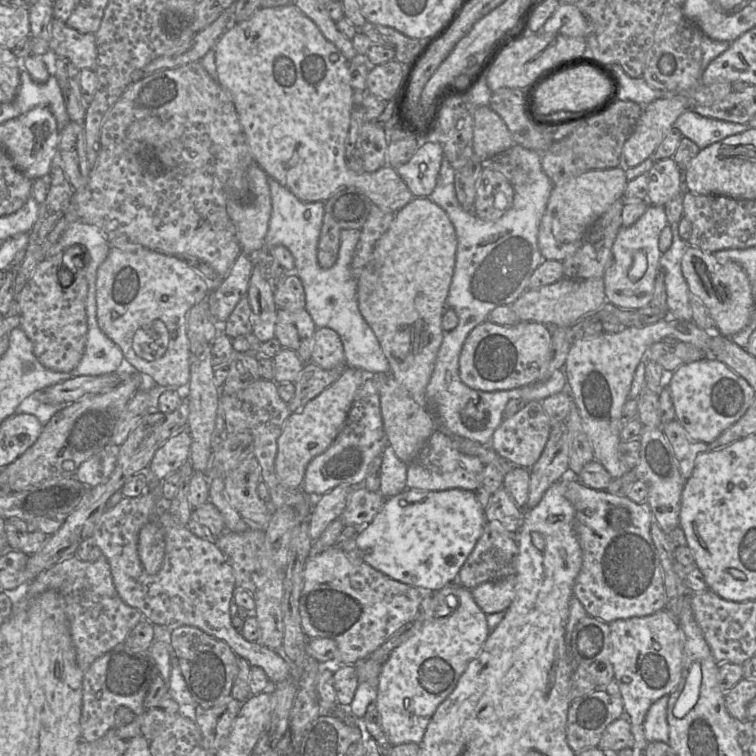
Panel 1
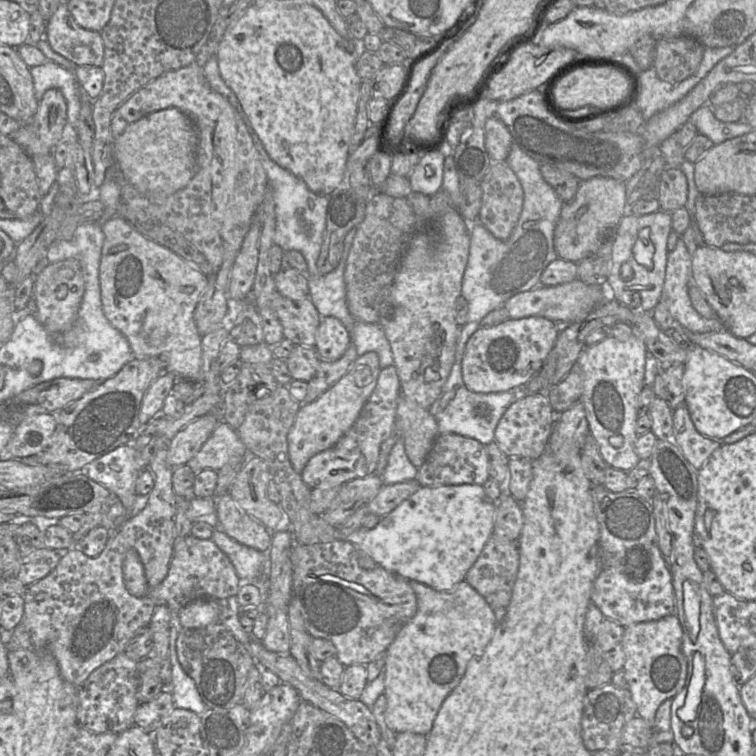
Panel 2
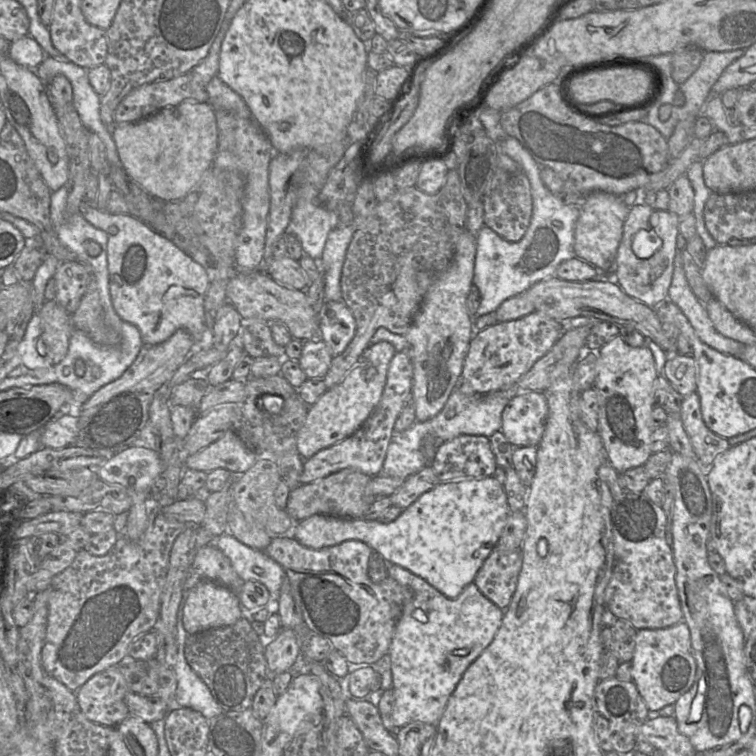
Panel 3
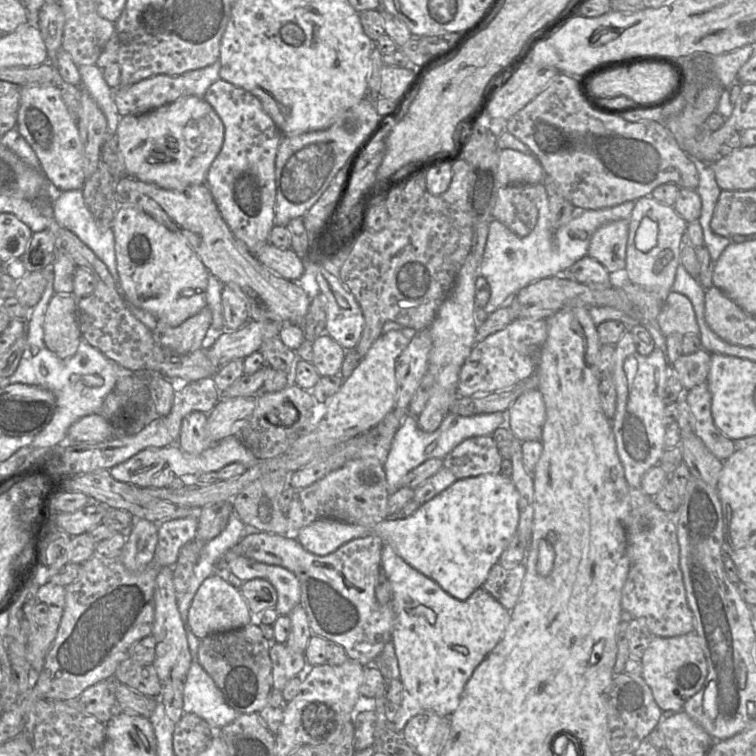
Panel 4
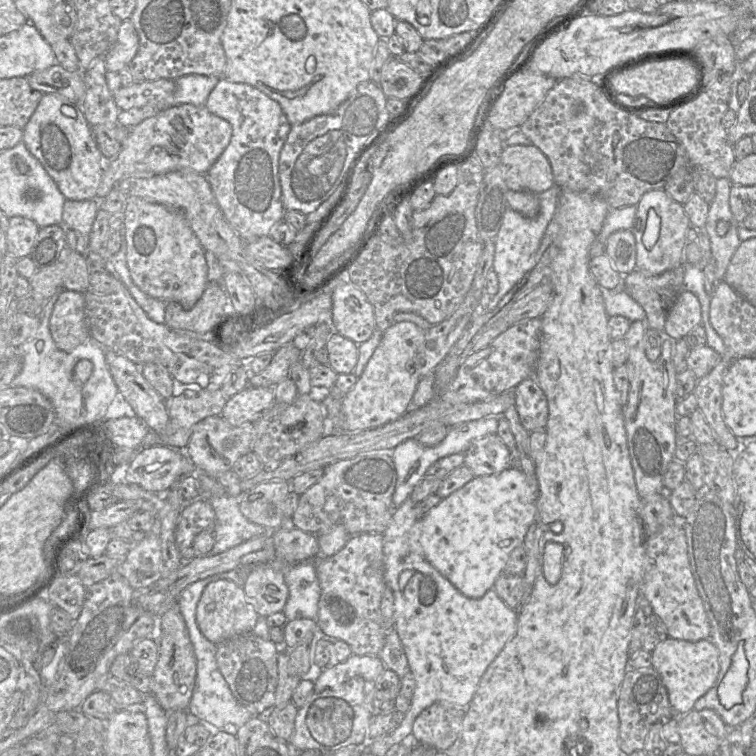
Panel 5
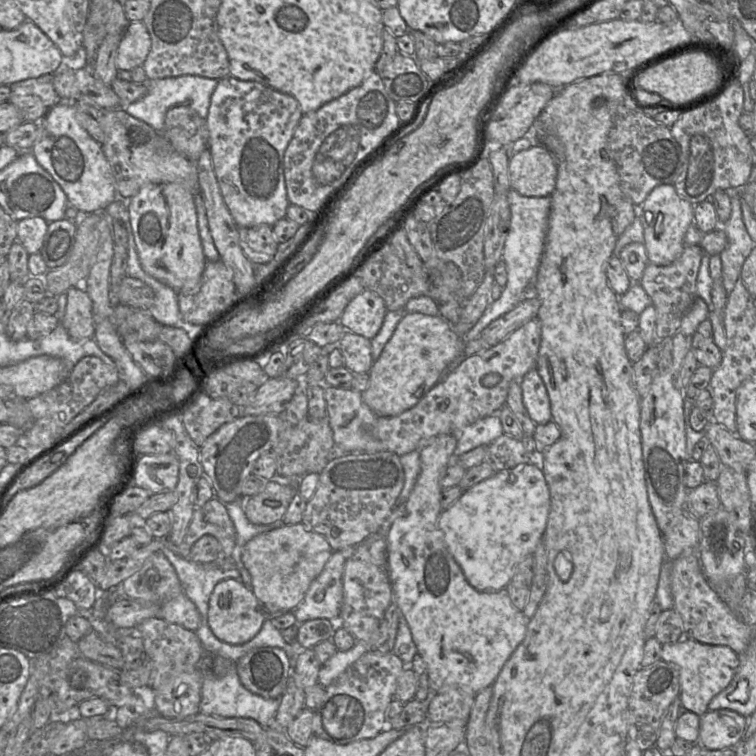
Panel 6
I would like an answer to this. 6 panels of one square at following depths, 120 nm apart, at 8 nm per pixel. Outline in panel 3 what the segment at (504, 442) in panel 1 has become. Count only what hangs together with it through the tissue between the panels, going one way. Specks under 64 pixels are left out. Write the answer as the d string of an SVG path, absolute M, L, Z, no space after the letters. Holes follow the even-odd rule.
M544 391L522 392L502 412L501 431L515 447L535 446L542 439L549 415Z

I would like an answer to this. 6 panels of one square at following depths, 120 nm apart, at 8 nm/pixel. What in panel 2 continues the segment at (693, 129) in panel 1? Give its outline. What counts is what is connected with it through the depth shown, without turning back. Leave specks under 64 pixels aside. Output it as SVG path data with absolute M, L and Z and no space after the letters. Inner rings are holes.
M703 105L689 118L697 129L698 134L708 137L714 145L721 144L727 140L743 136L752 128L746 122L726 123L715 118L712 107Z

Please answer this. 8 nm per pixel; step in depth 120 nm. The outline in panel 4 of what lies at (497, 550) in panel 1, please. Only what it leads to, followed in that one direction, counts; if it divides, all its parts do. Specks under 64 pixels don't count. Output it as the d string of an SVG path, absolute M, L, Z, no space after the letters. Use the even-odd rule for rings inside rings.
M498 562L490 569L482 588L511 611L518 601L525 572L524 562L512 568L504 568Z

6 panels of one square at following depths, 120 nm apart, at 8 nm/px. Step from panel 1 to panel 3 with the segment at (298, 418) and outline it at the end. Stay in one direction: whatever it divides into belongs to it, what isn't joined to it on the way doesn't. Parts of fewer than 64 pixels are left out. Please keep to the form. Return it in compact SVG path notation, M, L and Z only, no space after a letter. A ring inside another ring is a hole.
M387 341L370 344L341 382L309 406L296 442L304 460L349 437L367 420L381 399L389 364L395 354L394 346Z

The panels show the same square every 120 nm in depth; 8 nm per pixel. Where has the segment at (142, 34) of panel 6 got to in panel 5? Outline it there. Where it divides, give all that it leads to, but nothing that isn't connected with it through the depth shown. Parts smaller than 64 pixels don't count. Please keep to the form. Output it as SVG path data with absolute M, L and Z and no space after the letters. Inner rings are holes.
M130 20L121 23L115 43L104 55L107 71L119 72L135 57L139 48L139 37Z

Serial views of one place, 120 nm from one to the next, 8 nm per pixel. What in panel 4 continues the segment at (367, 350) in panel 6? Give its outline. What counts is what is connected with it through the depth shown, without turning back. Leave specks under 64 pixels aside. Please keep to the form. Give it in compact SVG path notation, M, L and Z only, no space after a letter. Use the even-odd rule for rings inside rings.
M328 334L319 336L312 343L313 359L319 375L332 376L340 372L346 355L346 350Z

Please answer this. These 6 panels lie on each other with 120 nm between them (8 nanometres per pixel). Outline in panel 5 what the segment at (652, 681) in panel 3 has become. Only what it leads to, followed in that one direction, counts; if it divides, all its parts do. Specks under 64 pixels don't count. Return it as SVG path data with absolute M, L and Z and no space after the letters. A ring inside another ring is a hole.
M668 637L655 647L651 655L652 667L661 676L677 715L685 715L694 709L695 702L715 684L720 670L718 650L709 639L690 642Z

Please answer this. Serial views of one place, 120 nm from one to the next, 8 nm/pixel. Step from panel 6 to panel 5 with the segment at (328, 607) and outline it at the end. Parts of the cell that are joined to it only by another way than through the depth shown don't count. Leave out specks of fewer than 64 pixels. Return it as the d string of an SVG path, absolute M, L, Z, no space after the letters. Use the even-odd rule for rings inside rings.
M305 561L283 568L288 587L288 600L283 609L287 621L316 620L320 599L320 584L313 561Z

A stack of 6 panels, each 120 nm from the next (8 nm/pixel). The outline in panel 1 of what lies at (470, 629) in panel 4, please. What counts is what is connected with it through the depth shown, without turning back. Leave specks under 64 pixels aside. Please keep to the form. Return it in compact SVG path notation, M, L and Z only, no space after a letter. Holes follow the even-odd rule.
M456 583L456 590L456 610L446 617L425 620L417 632L397 647L382 665L375 704L381 717L383 731L392 746L422 742L426 728L438 706L454 691L468 663L479 654L490 633L486 614L474 601L471 591L459 583Z

